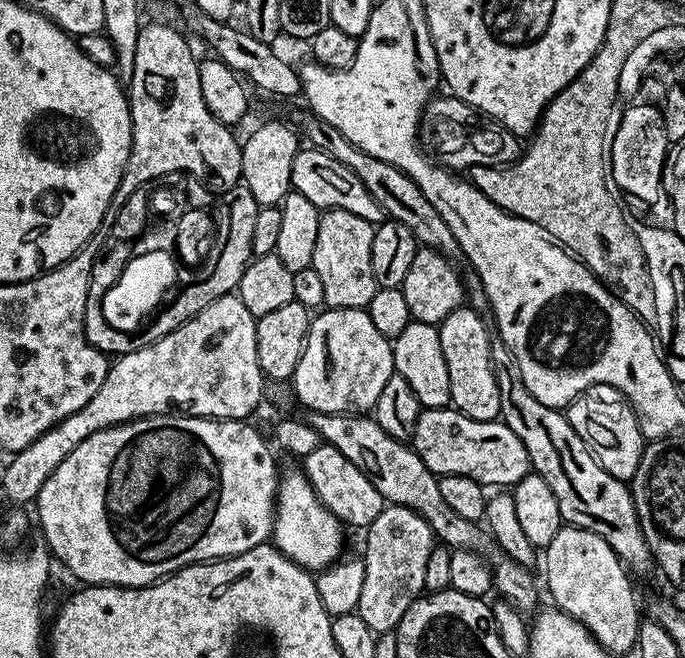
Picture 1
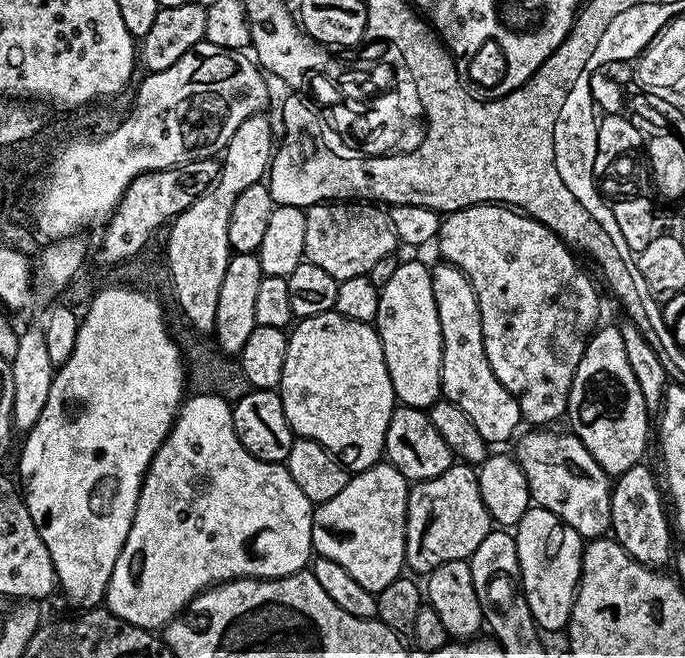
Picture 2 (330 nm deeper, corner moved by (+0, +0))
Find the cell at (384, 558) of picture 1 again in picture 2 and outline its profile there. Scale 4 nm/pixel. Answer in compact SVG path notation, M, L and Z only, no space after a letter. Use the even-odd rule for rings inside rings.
M454 462L445 472L429 480L415 481L408 489L406 554L404 563L413 573L427 574L455 560L471 561L474 550L482 546L494 525L478 490L477 469Z

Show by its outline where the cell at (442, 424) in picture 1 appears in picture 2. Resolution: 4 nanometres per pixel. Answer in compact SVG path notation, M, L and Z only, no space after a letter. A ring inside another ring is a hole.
M528 430L515 441L514 455L526 474L532 504L550 510L563 524L568 524L585 541L603 537L611 529L609 473L586 450L586 446L571 431Z

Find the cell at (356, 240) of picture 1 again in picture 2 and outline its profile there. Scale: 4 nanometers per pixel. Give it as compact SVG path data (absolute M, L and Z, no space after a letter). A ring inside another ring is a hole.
M325 202L314 204L304 213L306 246L304 260L322 266L336 281L367 276L382 258L393 255L398 248L396 231L389 213L372 202Z

